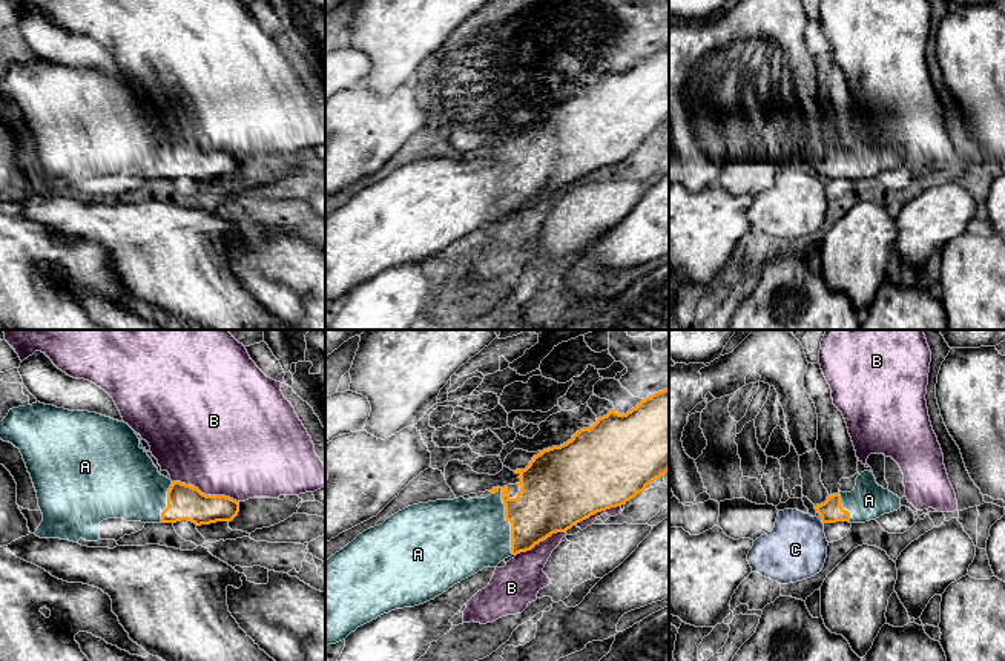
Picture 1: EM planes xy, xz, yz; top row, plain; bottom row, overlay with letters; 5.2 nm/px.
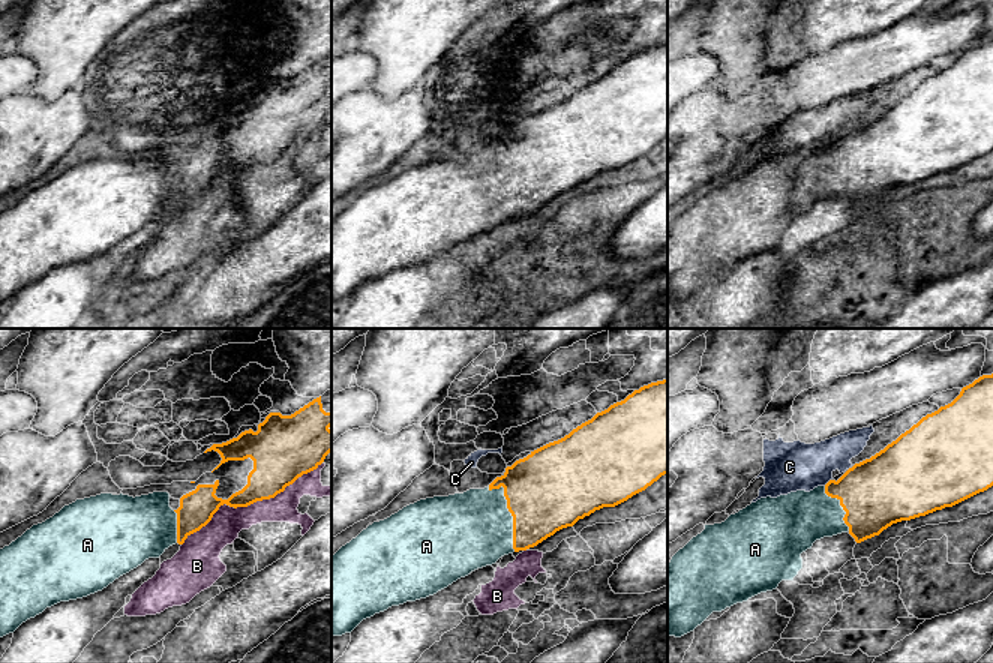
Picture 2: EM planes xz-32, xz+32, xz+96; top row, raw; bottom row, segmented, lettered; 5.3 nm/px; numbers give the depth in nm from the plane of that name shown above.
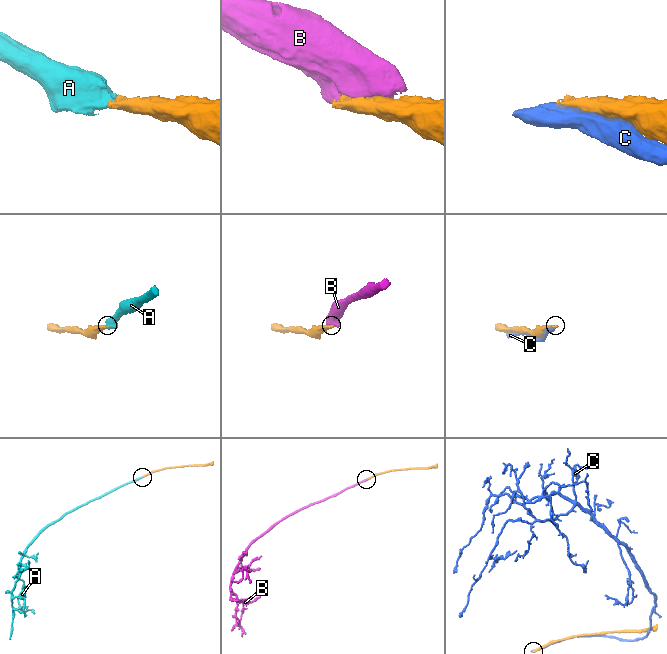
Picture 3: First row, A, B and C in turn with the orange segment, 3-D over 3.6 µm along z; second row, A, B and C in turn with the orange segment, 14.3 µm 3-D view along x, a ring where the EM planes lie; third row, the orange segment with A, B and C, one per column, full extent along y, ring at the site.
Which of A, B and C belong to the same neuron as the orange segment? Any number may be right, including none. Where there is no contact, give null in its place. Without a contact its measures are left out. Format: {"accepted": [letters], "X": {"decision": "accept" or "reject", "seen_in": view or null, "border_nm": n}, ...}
{"accepted": ["A"], "A": {"decision": "accept", "seen_in": "xz", "border_nm": 360}, "B": {"decision": "reject", "seen_in": "xy", "border_nm": 360}, "C": {"decision": "reject", "seen_in": null}}

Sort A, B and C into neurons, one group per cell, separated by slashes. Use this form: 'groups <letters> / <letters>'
groups A / B / C

